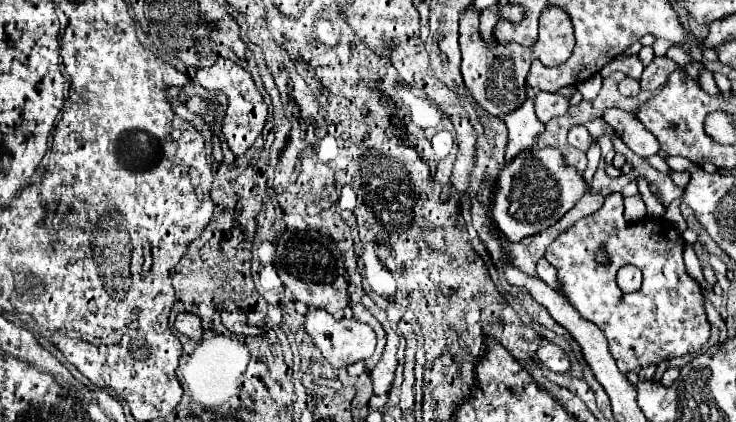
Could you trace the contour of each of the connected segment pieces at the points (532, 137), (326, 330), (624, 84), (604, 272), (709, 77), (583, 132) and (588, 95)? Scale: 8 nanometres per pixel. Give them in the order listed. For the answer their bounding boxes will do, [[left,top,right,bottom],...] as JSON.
[[504,98,544,162],[304,308,376,368],[618,78,640,96],[544,194,710,374],[700,68,720,94],[568,126,592,152],[576,73,603,101]]

